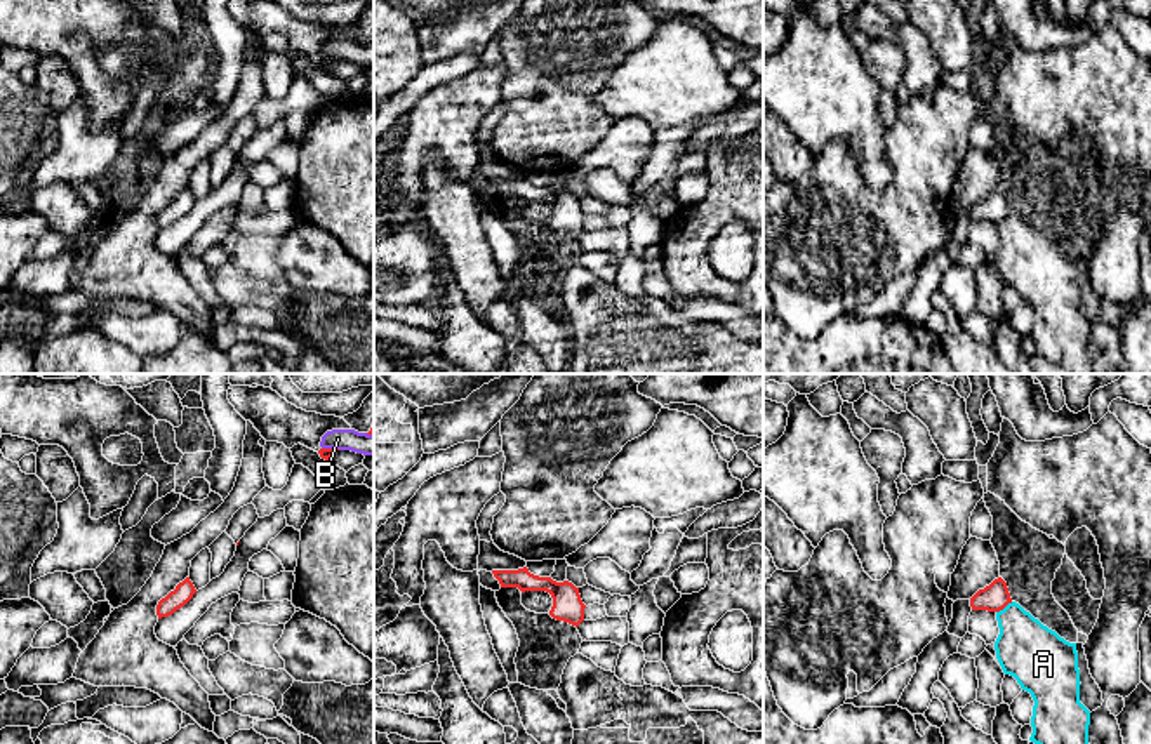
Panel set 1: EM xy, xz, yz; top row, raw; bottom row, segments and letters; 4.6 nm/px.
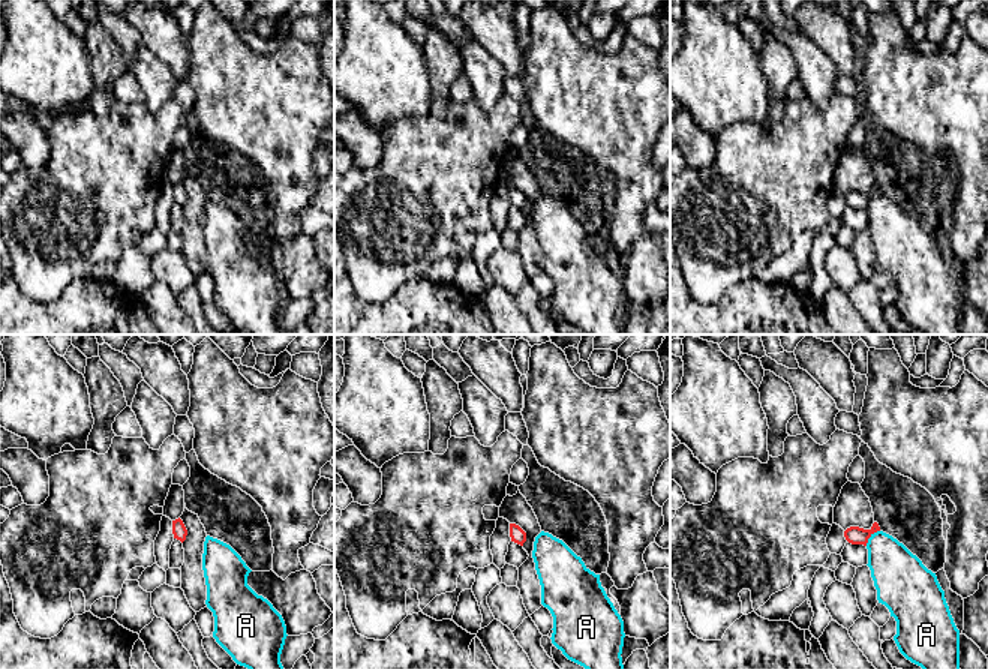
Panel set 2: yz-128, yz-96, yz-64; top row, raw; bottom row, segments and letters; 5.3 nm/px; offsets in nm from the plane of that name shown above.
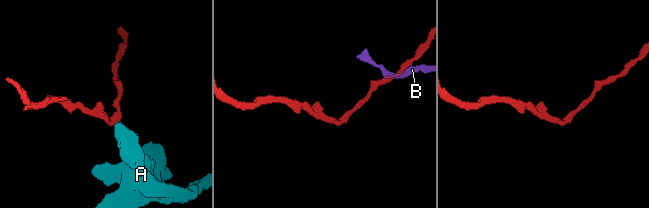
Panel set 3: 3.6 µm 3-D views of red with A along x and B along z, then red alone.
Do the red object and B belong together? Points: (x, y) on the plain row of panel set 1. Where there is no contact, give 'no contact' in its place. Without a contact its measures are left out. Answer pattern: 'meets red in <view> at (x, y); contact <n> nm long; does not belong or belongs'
meets red in xy at (331, 59); contact 90 nm long; does not belong

